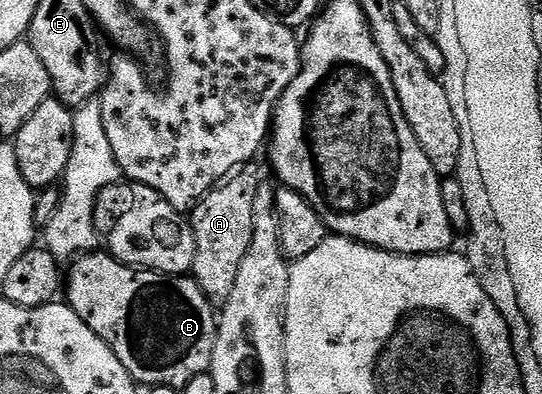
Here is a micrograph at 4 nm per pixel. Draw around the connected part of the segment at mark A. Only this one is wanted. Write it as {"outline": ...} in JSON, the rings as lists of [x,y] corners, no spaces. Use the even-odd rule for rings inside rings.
{"outline":[[[246,166],[233,173],[192,209],[191,223],[195,234],[195,262],[192,279],[203,290],[203,294],[214,305],[224,305],[235,286],[239,274],[239,262],[251,246],[253,219],[255,218],[255,194],[262,181],[253,166]]]}

